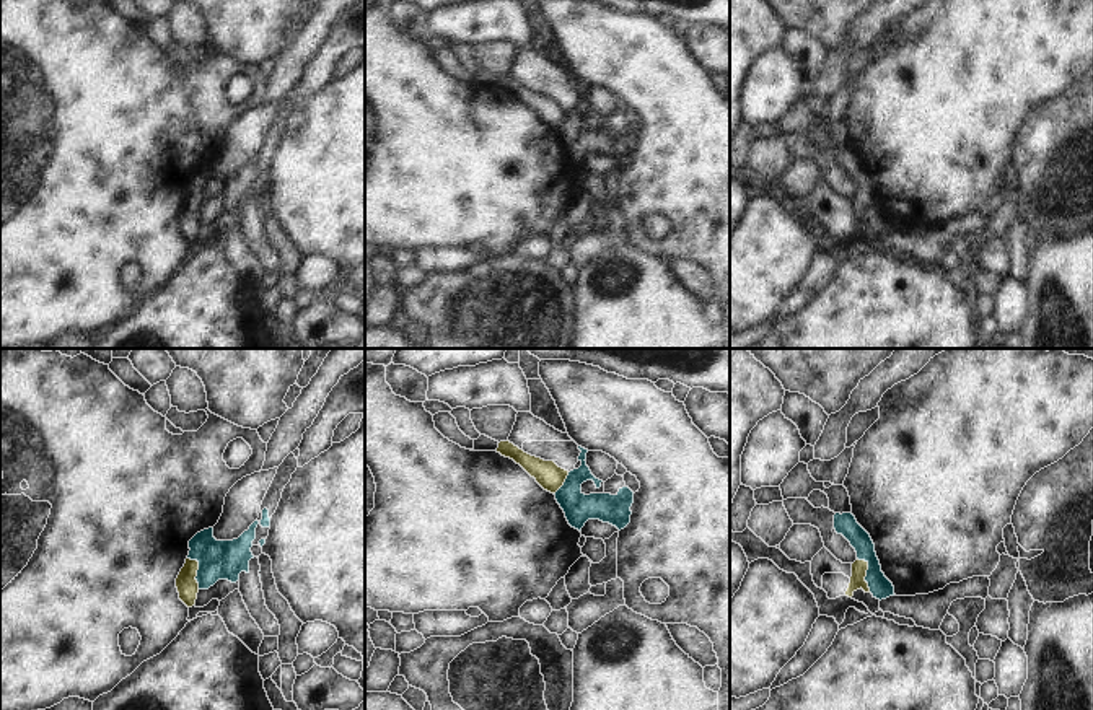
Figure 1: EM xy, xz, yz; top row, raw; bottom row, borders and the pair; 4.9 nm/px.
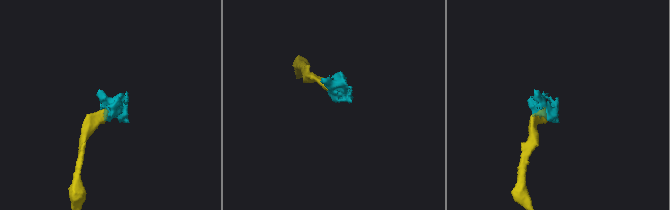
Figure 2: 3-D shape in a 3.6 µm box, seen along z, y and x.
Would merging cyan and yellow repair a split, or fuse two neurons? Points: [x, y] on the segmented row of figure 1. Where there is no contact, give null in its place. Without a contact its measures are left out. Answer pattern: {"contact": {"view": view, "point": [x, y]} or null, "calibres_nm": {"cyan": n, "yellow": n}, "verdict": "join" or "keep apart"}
{"contact": {"view": "yz", "point": [867, 574]}, "calibres_nm": {"cyan": 110, "yellow": 80}, "verdict": "join"}

